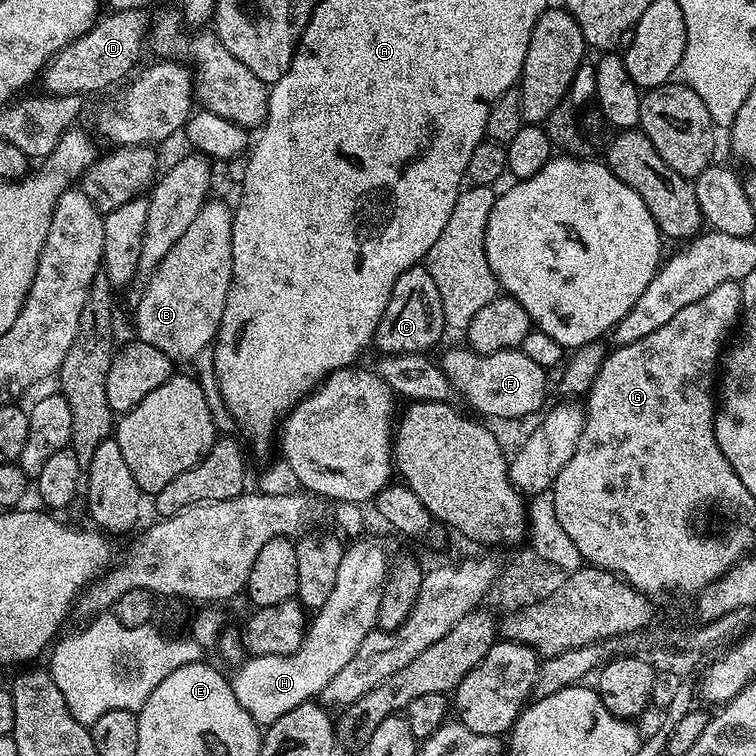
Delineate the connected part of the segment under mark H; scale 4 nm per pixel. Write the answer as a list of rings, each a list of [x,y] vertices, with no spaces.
[[[356,538],[345,547],[342,554],[342,562],[338,566],[338,575],[334,578],[334,590],[330,590],[330,598],[321,608],[315,609],[313,618],[307,625],[304,640],[298,650],[289,656],[254,656],[245,659],[236,669],[236,673],[231,673],[232,689],[234,698],[238,698],[242,710],[254,718],[254,722],[261,726],[273,724],[282,714],[290,714],[294,706],[302,706],[309,703],[313,698],[319,697],[324,688],[358,654],[358,646],[376,627],[376,615],[380,605],[380,593],[384,591],[384,581],[388,579],[388,569],[390,559],[384,553],[384,548],[376,540],[364,540],[365,538]]]

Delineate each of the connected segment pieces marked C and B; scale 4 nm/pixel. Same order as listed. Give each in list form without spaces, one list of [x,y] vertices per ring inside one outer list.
[[[423,266],[407,268],[394,282],[394,290],[390,294],[390,302],[386,302],[386,310],[376,327],[375,347],[380,347],[381,353],[394,354],[427,353],[440,340],[440,335],[446,332],[444,315],[442,314],[442,298],[438,298],[438,286],[434,286],[434,278],[430,278],[428,269]]]
[[[209,199],[198,210],[194,222],[190,222],[190,227],[186,229],[186,234],[182,234],[182,238],[178,238],[178,242],[174,242],[174,246],[170,246],[170,252],[166,254],[166,258],[162,258],[162,262],[156,268],[156,271],[147,277],[148,285],[142,288],[140,301],[134,305],[134,312],[136,312],[135,335],[142,342],[150,342],[150,346],[158,346],[158,350],[162,350],[162,354],[166,354],[174,362],[180,362],[180,360],[195,361],[202,345],[208,346],[215,341],[216,331],[222,318],[222,310],[226,306],[226,294],[230,290],[230,282],[232,281],[232,214],[233,209],[229,205],[227,208],[220,200]]]

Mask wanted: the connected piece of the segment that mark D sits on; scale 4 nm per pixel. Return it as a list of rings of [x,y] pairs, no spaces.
[[[122,10],[101,15],[91,30],[70,42],[44,67],[43,91],[53,96],[87,97],[88,92],[104,92],[111,84],[119,85],[141,63],[140,51],[146,48],[149,32],[147,11]]]

